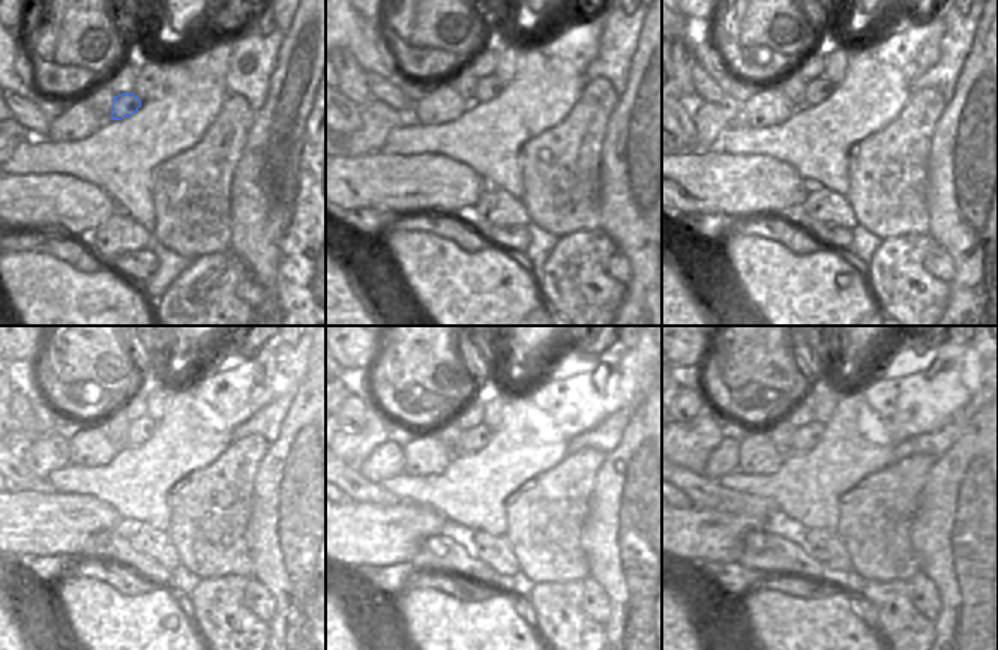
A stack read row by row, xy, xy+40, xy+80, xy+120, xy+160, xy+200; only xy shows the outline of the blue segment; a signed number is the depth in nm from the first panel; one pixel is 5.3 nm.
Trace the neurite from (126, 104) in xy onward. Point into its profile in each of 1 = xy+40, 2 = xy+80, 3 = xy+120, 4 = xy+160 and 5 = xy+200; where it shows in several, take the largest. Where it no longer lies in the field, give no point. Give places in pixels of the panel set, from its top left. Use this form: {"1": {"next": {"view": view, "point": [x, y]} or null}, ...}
{"1": {"next": {"view": "xy+40", "point": [488, 87]}}, "2": {"next": {"view": "xy+80", "point": [817, 90]}}, "3": {"next": {"view": "xy+120", "point": [140, 430]}}, "4": {"next": {"view": "xy+160", "point": [471, 440]}}, "5": {"next": {"view": "xy+200", "point": [805, 439]}}}

